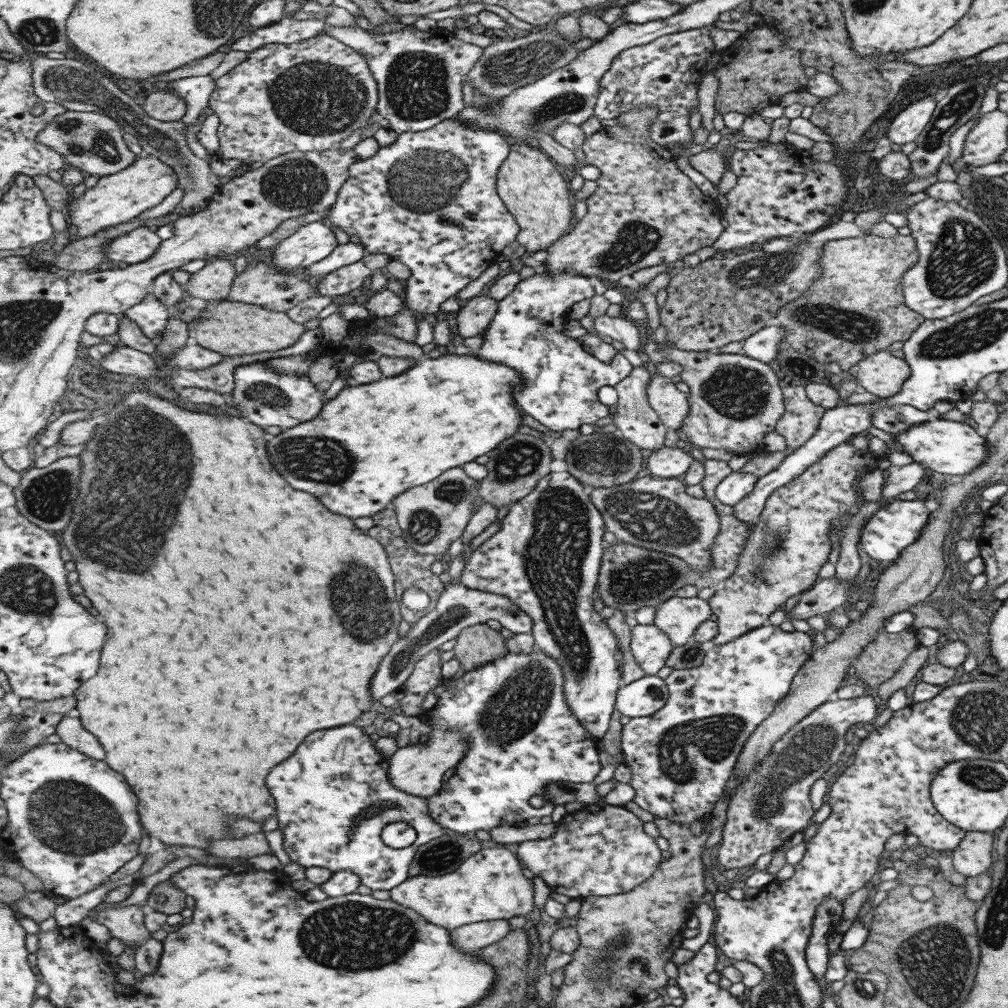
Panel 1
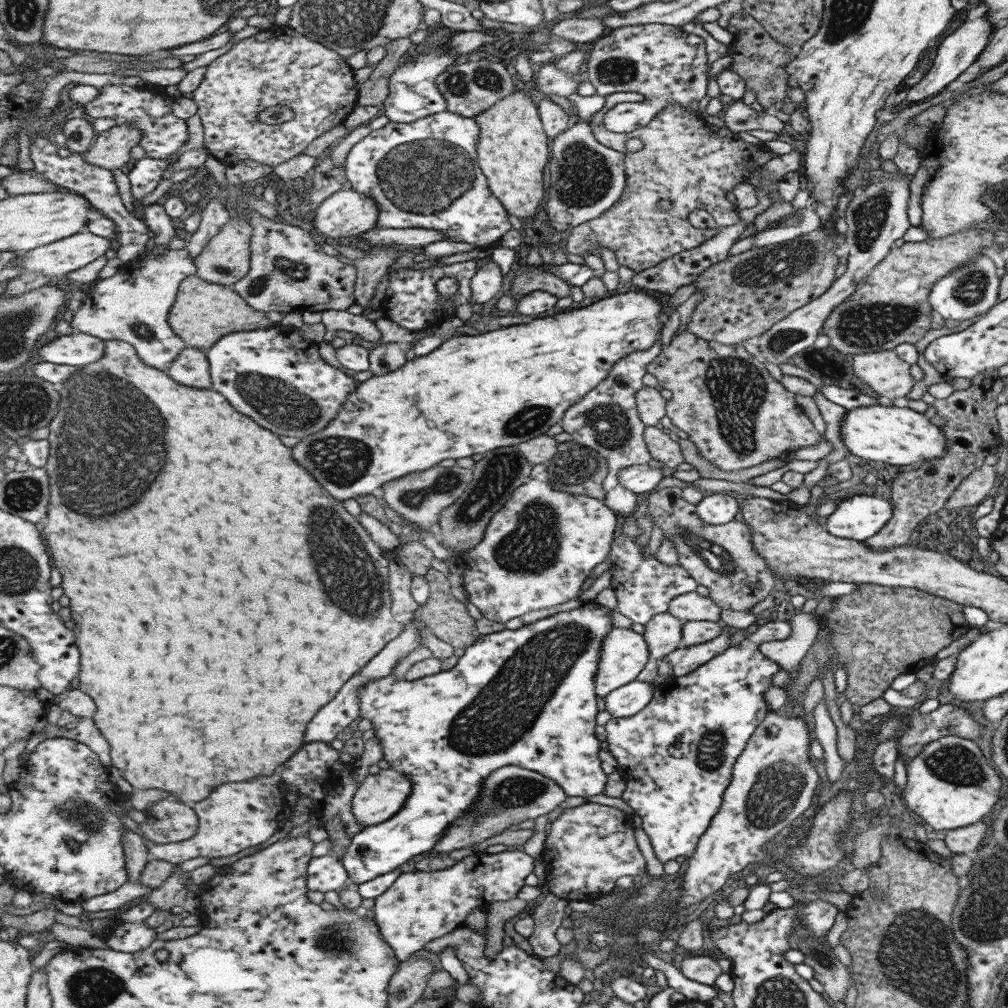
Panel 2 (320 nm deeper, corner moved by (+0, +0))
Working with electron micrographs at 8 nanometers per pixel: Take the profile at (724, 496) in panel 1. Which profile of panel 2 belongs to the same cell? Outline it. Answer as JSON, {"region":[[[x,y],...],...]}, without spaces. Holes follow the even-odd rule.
{"region":[[[720,492],[706,494],[695,506],[695,514],[705,524],[727,525],[734,523],[739,506],[734,493]]]}

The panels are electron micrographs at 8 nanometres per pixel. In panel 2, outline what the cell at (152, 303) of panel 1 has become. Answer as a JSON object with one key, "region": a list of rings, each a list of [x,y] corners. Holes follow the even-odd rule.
{"region":[[[185,247],[167,249],[164,255],[152,257],[145,254],[142,258],[124,263],[121,270],[111,276],[97,281],[90,290],[86,290],[80,309],[73,315],[69,323],[74,331],[102,338],[104,341],[125,341],[138,350],[138,355],[147,366],[168,371],[174,365],[174,360],[187,348],[188,344],[174,331],[170,325],[170,310],[173,309],[178,297],[179,287],[187,277],[195,275],[198,266],[192,259],[192,254]]]}

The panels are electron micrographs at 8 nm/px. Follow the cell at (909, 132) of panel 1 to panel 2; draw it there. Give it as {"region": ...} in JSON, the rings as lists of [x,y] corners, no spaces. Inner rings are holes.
{"region":[[[987,13],[973,18],[973,20],[963,19],[959,23],[959,26],[941,41],[934,56],[933,63],[921,81],[917,82],[913,87],[908,87],[909,90],[907,90],[905,100],[911,104],[919,104],[925,98],[943,91],[969,64],[978,58],[978,55],[986,47],[992,33],[992,26]]]}

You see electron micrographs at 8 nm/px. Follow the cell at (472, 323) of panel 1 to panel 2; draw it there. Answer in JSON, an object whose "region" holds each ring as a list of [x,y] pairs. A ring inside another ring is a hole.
{"region":[[[490,259],[482,261],[471,280],[470,303],[487,304],[489,300],[493,300],[503,290],[503,276],[501,268],[495,262]]]}

